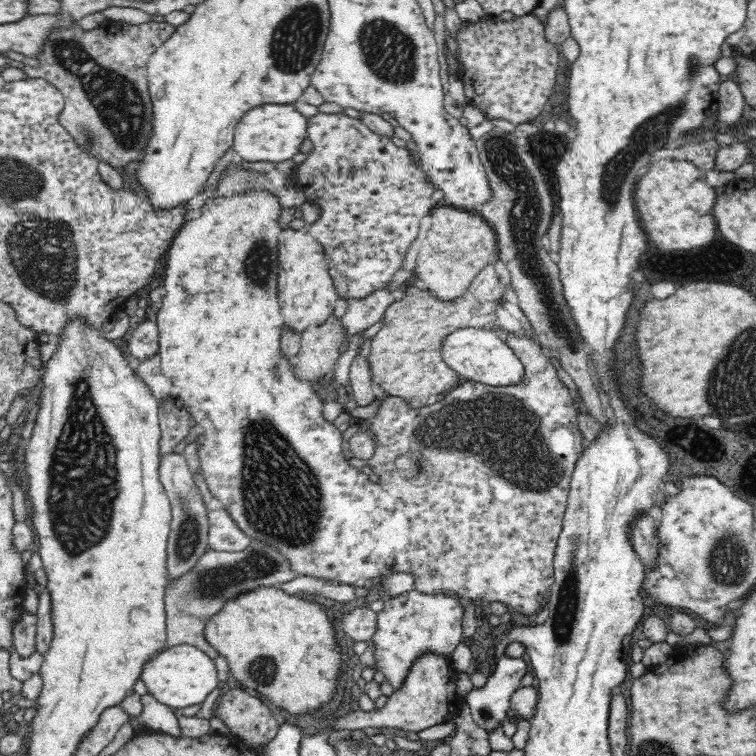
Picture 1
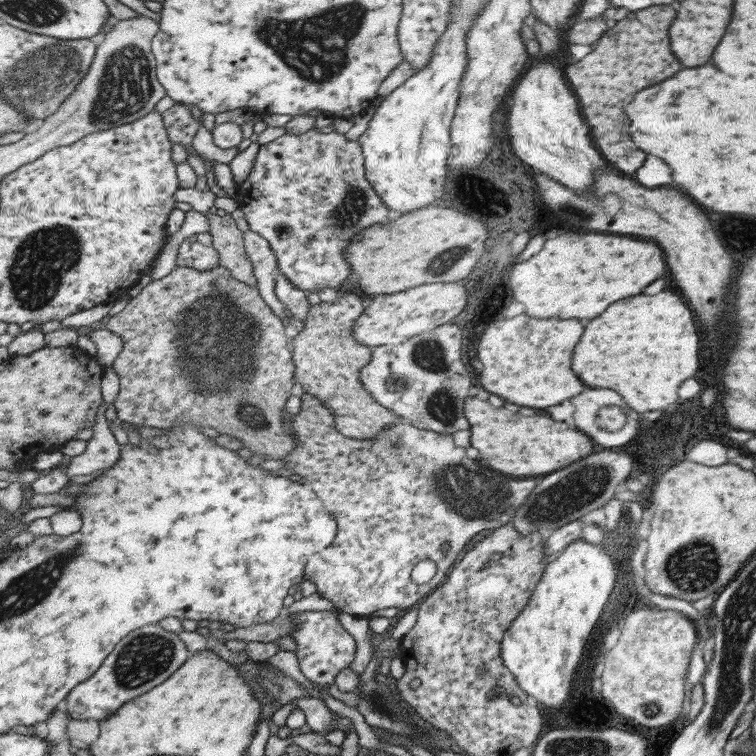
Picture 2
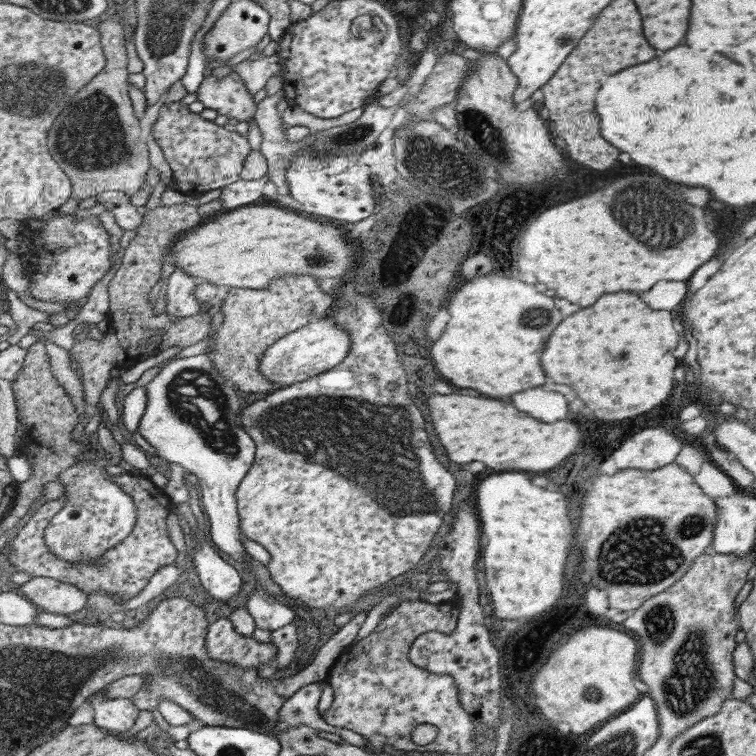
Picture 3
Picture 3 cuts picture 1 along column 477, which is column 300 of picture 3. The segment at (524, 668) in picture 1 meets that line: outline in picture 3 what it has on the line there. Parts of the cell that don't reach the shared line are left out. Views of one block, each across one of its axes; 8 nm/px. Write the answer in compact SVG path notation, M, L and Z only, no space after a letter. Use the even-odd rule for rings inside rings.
M313 682L305 688L301 688L289 702L287 706L283 706L281 710L281 726L283 728L289 728L289 726L297 726L297 724L309 724L317 730L327 730L327 732L335 732L339 736L345 738L347 744L351 746L357 746L357 748L363 748L365 752L373 752L369 740L365 740L363 736L355 734L355 732L347 732L347 730L341 730L339 726L331 726L325 722L323 716L317 714L317 706L319 706L319 700L323 696L323 688L325 688L327 682Z

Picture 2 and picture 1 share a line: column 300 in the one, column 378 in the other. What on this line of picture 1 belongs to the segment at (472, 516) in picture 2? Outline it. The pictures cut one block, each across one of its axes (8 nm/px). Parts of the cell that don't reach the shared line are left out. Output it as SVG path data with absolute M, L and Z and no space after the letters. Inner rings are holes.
M504 334L504 338L526 366L526 378L524 378L522 386L488 388L488 386L482 386L478 382L466 380L466 382L460 382L454 390L446 392L446 396L440 402L430 404L430 406L422 406L420 410L414 410L410 406L410 402L406 402L404 398L388 398L382 404L382 412L378 412L374 416L374 420L370 420L370 430L374 432L376 442L378 442L376 454L370 458L370 468L374 470L374 474L380 476L380 486L386 486L386 490L390 490L390 494L398 494L398 498L402 498L404 510L408 506L412 508L412 510L406 510L406 516L410 514L410 526L412 526L410 548L406 550L406 554L398 554L396 570L400 574L412 572L416 576L414 590L424 592L424 594L446 592L446 594L460 596L464 602L474 602L474 604L504 602L506 606L514 608L516 612L528 616L528 614L534 614L546 606L550 588L554 584L554 562L552 562L554 548L558 542L558 534L562 530L562 518L566 514L566 498L568 498L572 470L574 470L574 464L584 450L586 440L584 440L582 430L578 428L578 420L576 420L578 412L574 408L574 400L570 396L570 390L558 378L556 368L550 364L548 354L544 354L544 350L532 338L526 338L526 336L518 338L514 334Z

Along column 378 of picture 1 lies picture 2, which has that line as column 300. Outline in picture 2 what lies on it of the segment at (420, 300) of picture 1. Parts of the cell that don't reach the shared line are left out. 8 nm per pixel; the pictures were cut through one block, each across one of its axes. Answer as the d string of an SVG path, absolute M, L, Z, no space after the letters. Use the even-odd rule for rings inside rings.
M343 290L341 298L335 302L321 302L311 306L305 330L299 332L295 340L291 340L291 350L295 356L297 386L329 408L331 416L337 418L337 430L353 440L371 440L377 438L381 430L403 424L403 420L371 400L367 388L363 388L361 370L371 362L371 348L355 340L355 322L361 314L361 300L347 290Z

